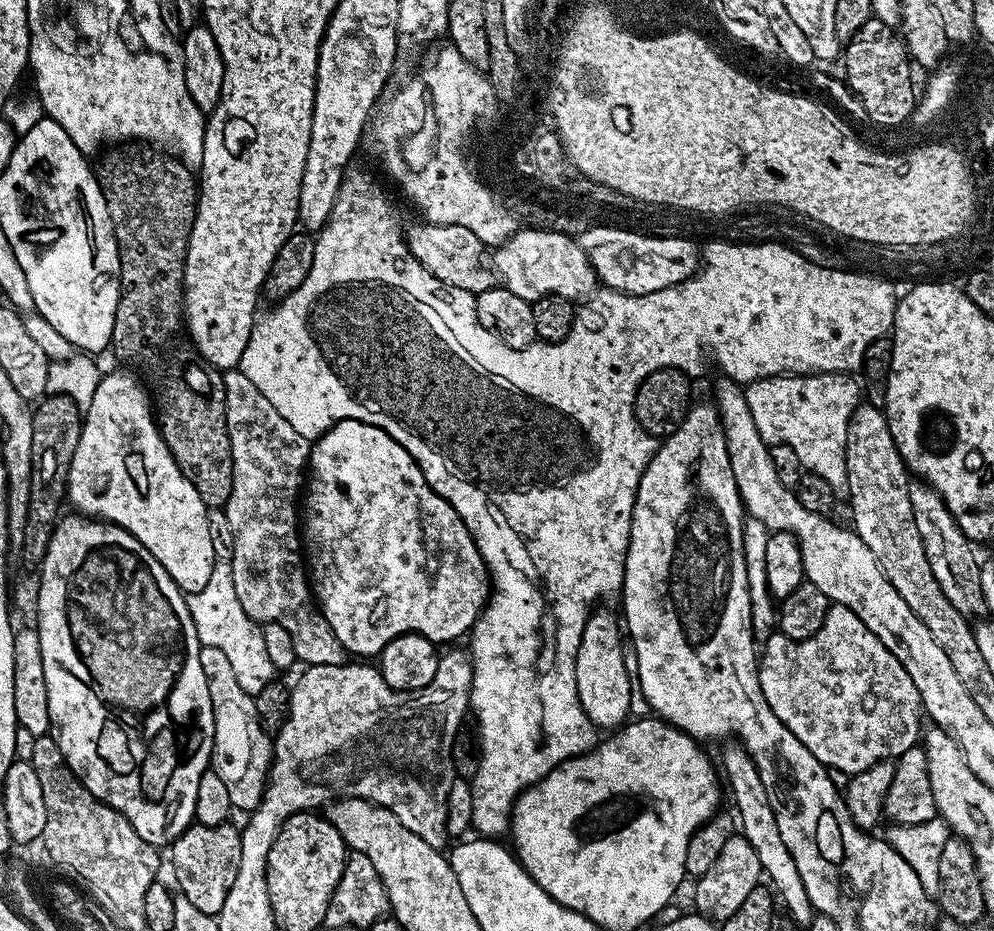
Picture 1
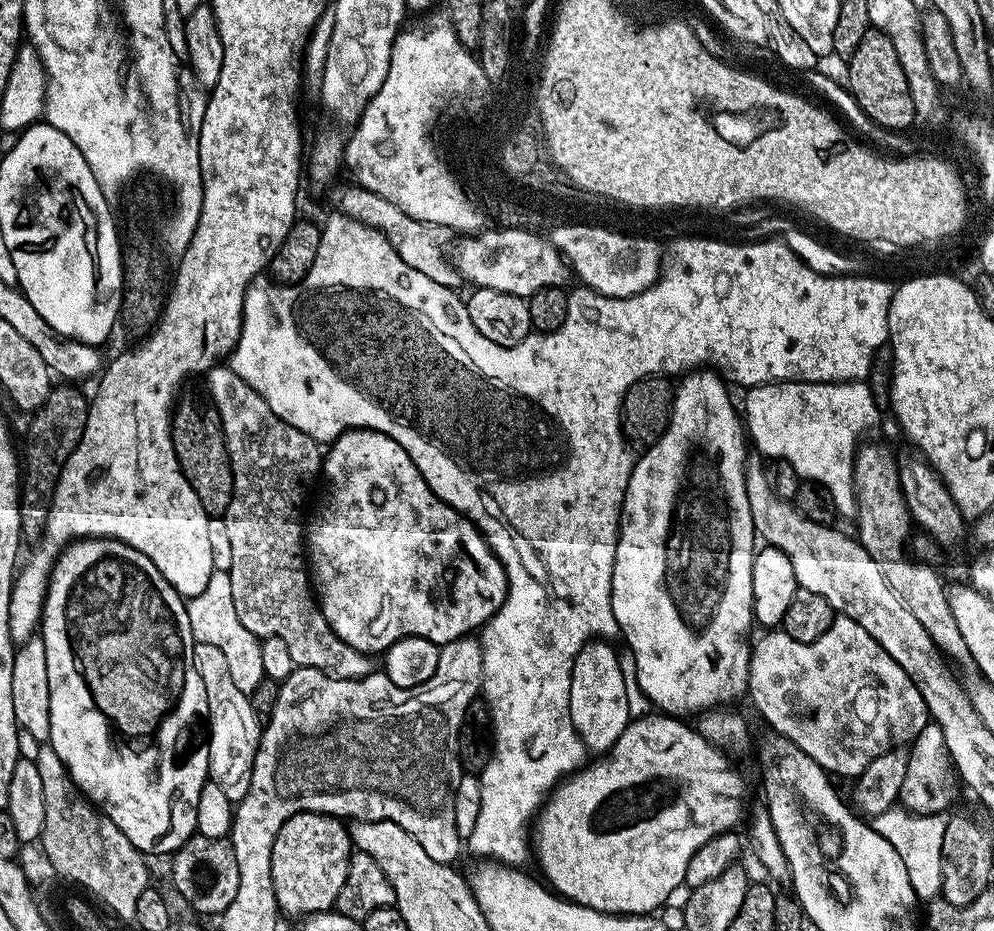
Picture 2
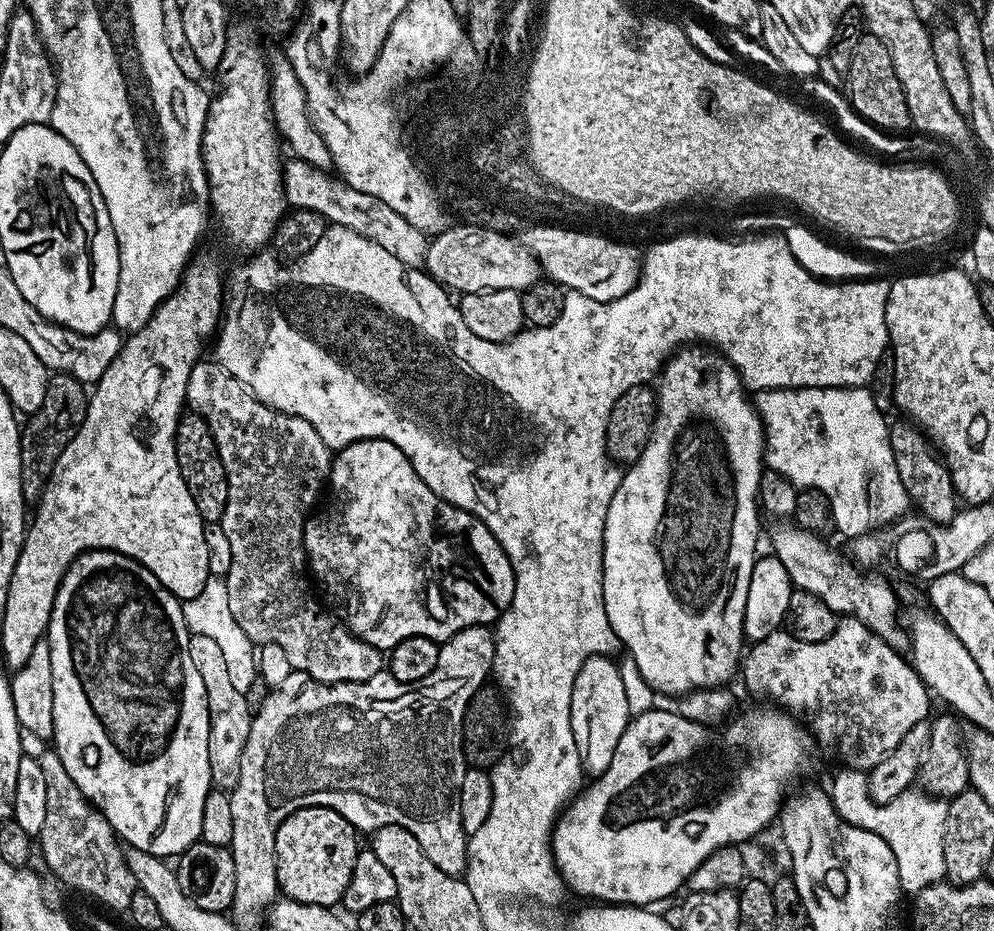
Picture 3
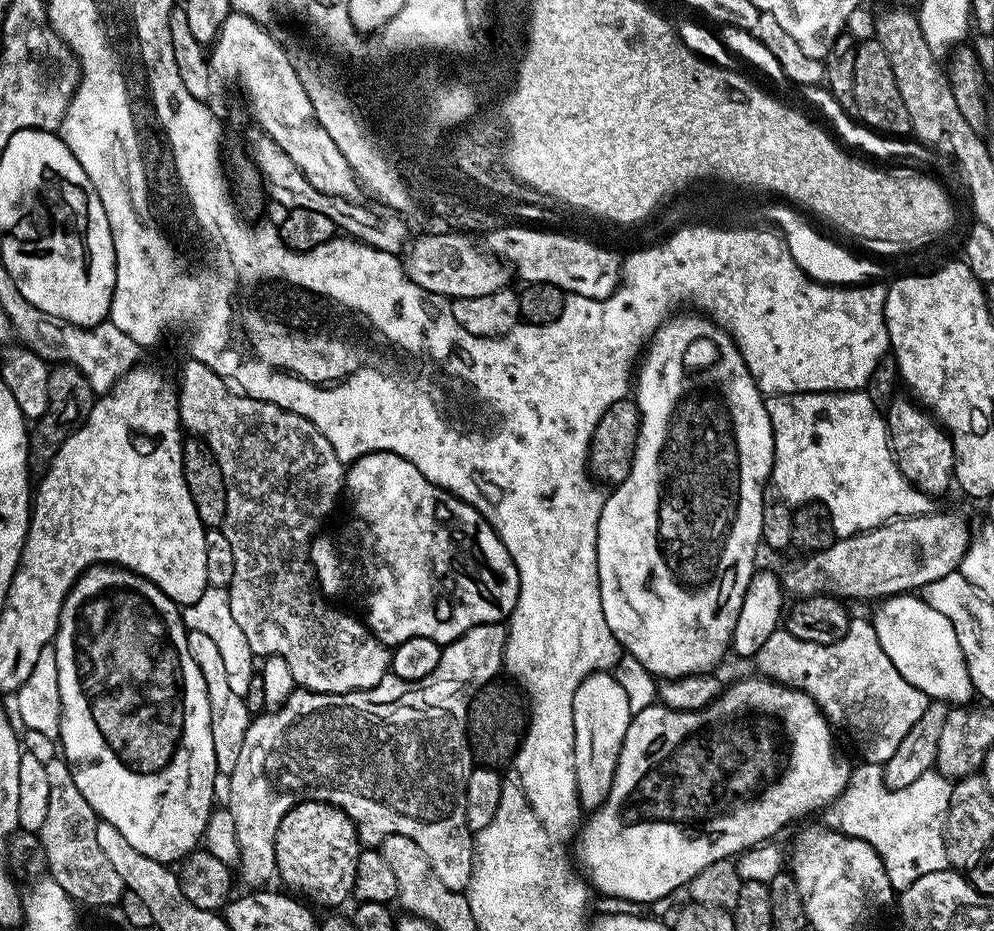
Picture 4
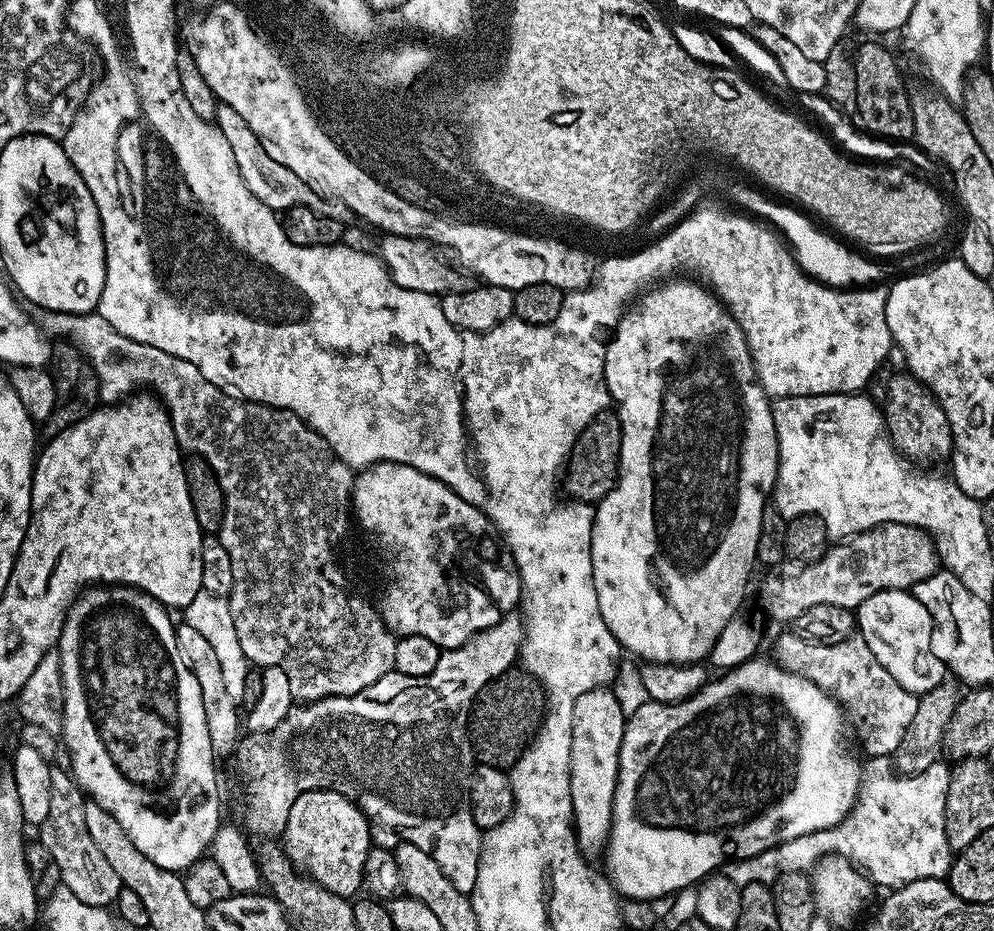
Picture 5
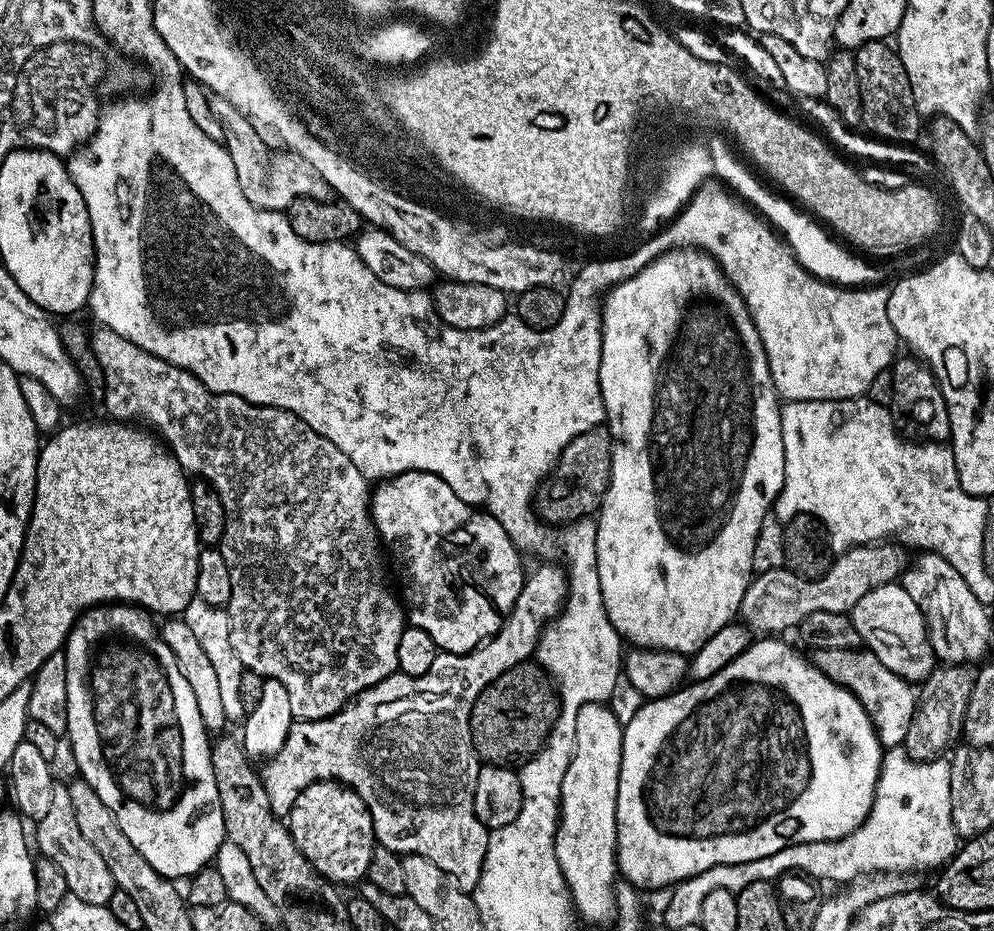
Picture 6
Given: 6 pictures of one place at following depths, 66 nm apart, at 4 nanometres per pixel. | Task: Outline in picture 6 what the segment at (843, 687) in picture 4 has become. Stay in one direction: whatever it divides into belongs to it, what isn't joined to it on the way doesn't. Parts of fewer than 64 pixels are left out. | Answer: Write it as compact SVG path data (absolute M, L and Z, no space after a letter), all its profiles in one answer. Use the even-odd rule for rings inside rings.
M863 647L850 650L815 649L814 663L816 667L842 687L848 688L862 702L866 714L876 727L876 736L885 749L901 747L906 738L906 730L910 730L910 722L914 718L914 710L918 699L917 693L912 693L913 685L898 674L894 674L873 652Z

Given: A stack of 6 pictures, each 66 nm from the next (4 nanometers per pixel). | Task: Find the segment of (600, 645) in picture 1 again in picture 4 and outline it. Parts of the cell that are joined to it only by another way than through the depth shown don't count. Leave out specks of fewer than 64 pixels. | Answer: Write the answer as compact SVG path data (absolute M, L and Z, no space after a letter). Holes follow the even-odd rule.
M611 671L590 673L578 690L574 690L574 770L581 809L600 808L610 794L622 742L633 715L626 693L622 691L622 686L618 686Z

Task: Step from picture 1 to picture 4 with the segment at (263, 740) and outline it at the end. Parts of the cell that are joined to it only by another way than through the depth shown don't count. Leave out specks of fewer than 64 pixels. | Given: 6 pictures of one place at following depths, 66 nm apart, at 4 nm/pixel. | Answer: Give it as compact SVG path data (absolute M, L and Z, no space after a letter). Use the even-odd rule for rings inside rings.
M189 631L188 649L190 658L194 658L194 662L198 662L198 670L202 670L202 678L206 682L210 698L210 734L214 738L214 762L217 773L230 774L234 766L238 766L242 742L246 742L246 730L250 723L248 707L243 696L234 694L234 689L228 684L222 654L207 634Z

